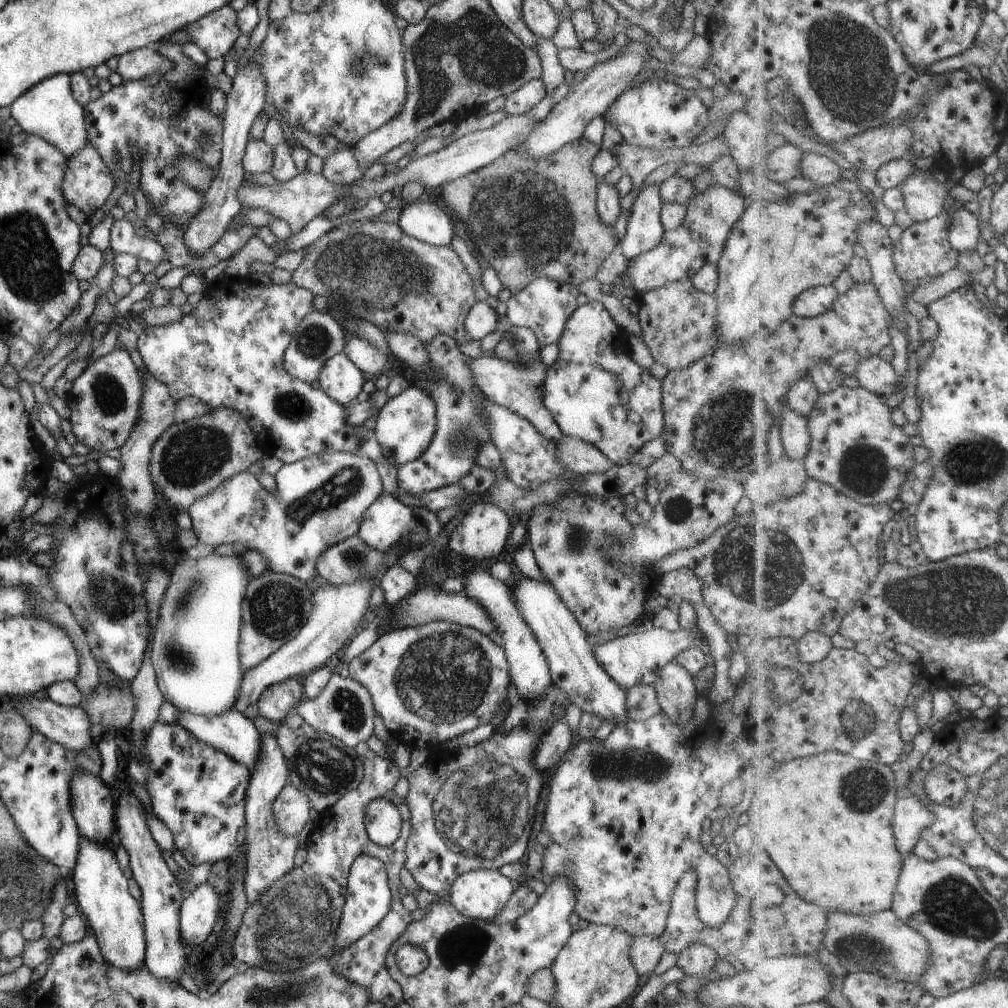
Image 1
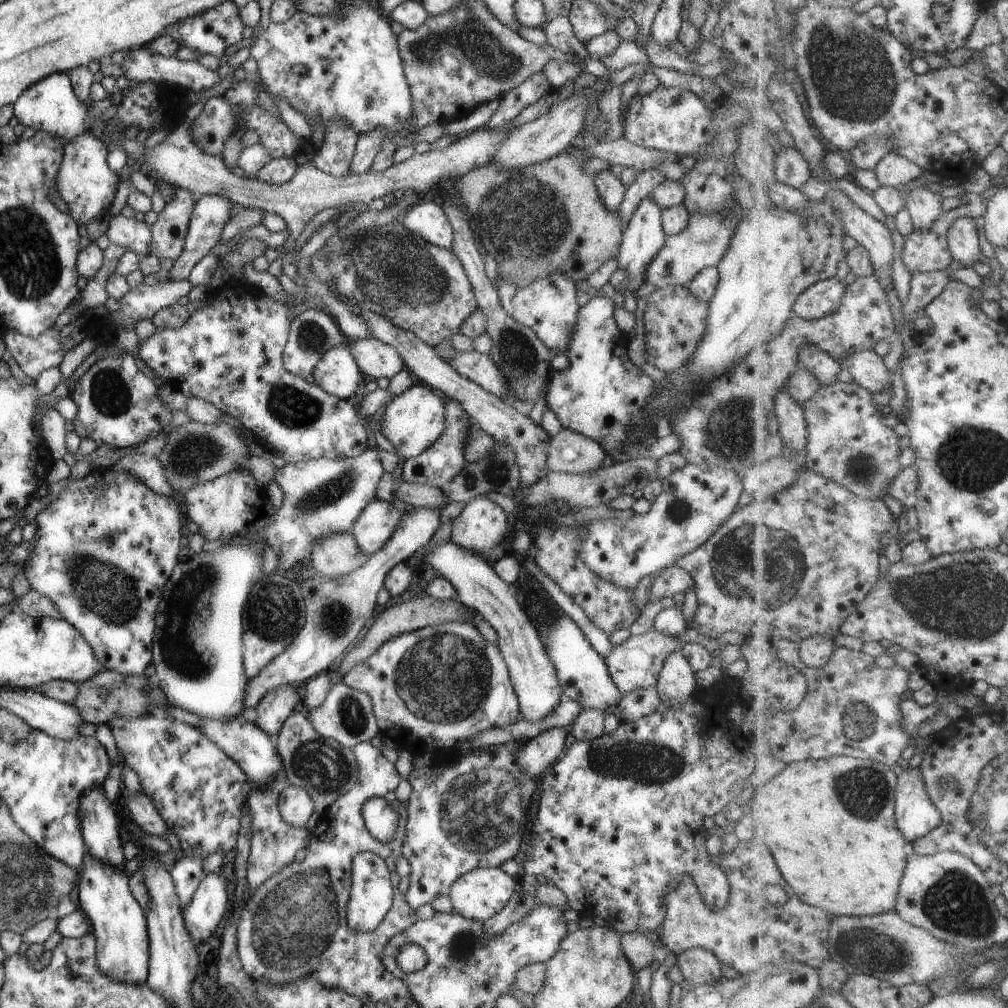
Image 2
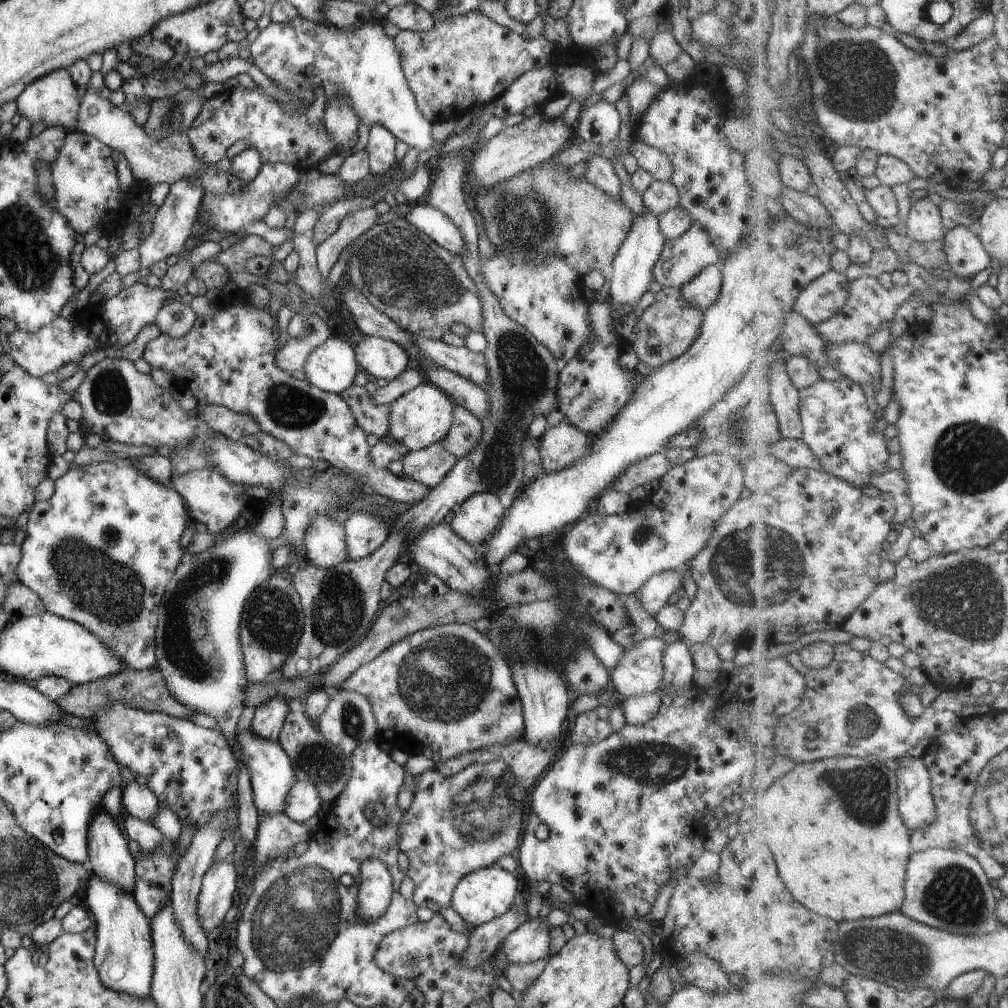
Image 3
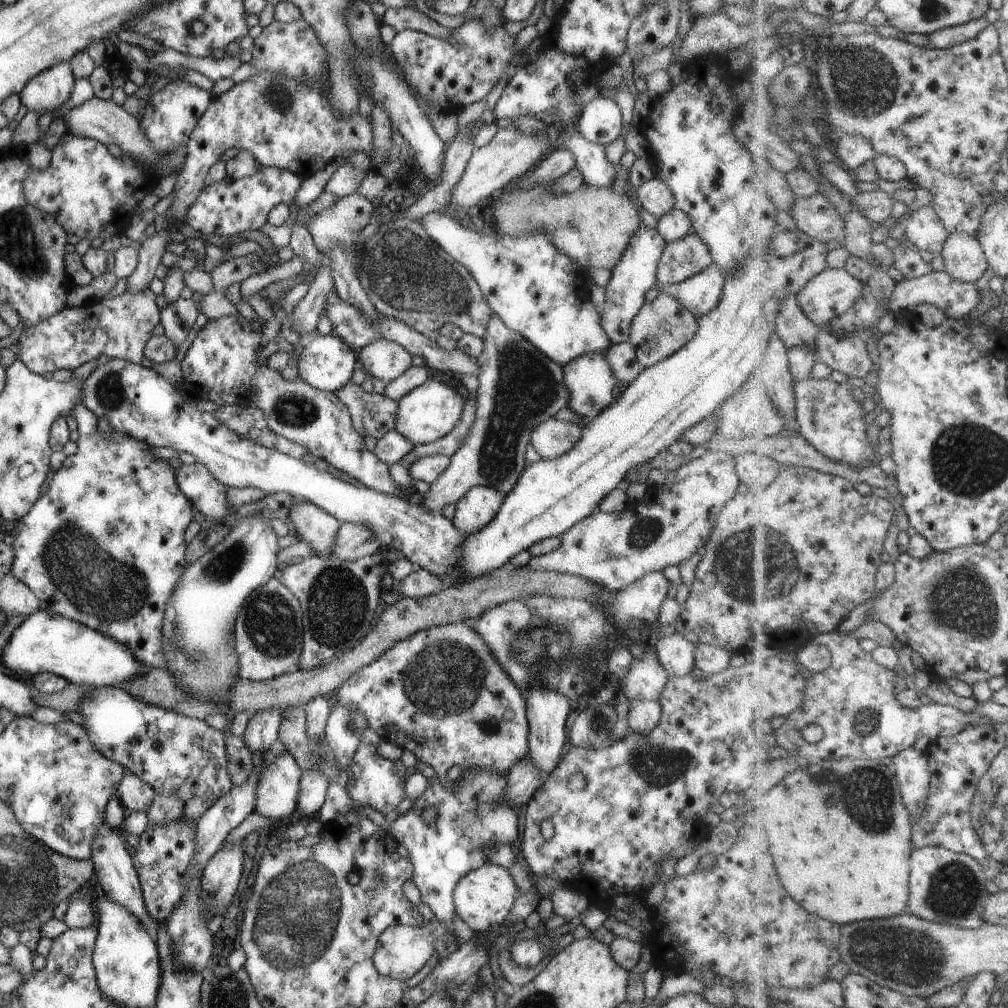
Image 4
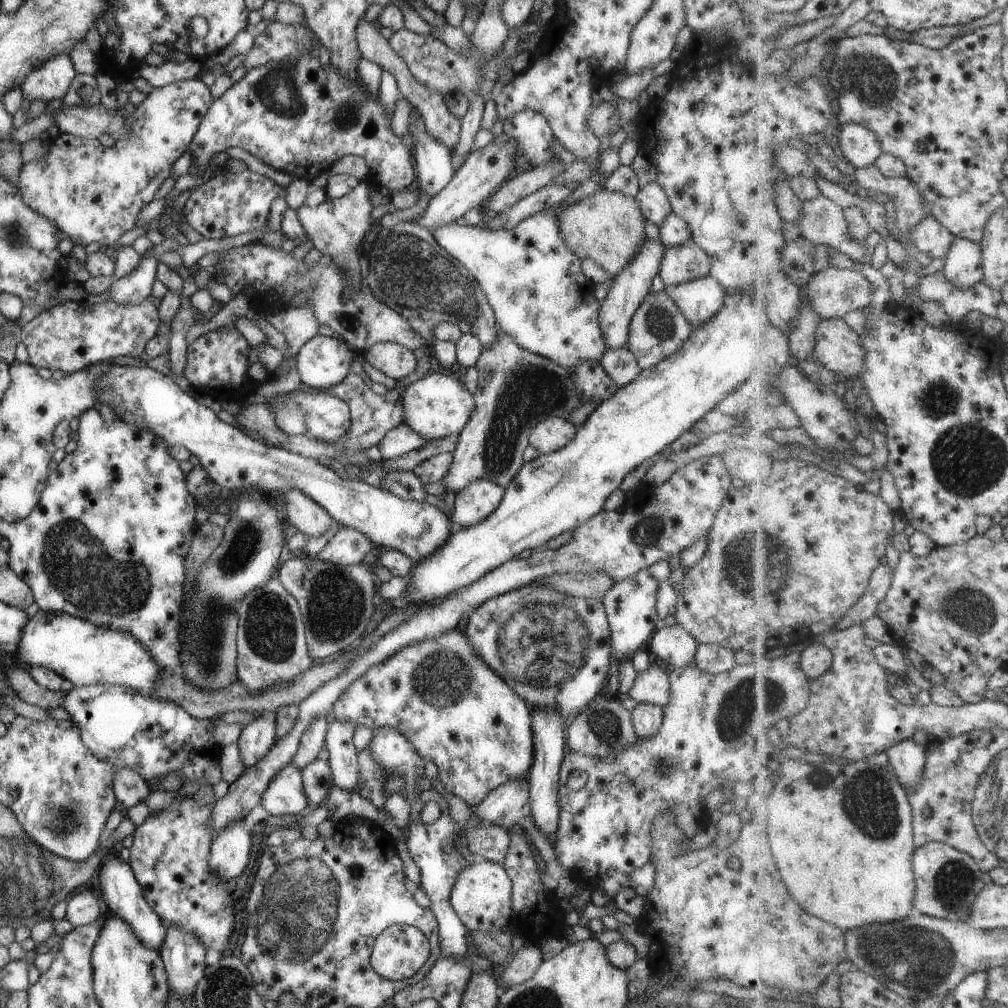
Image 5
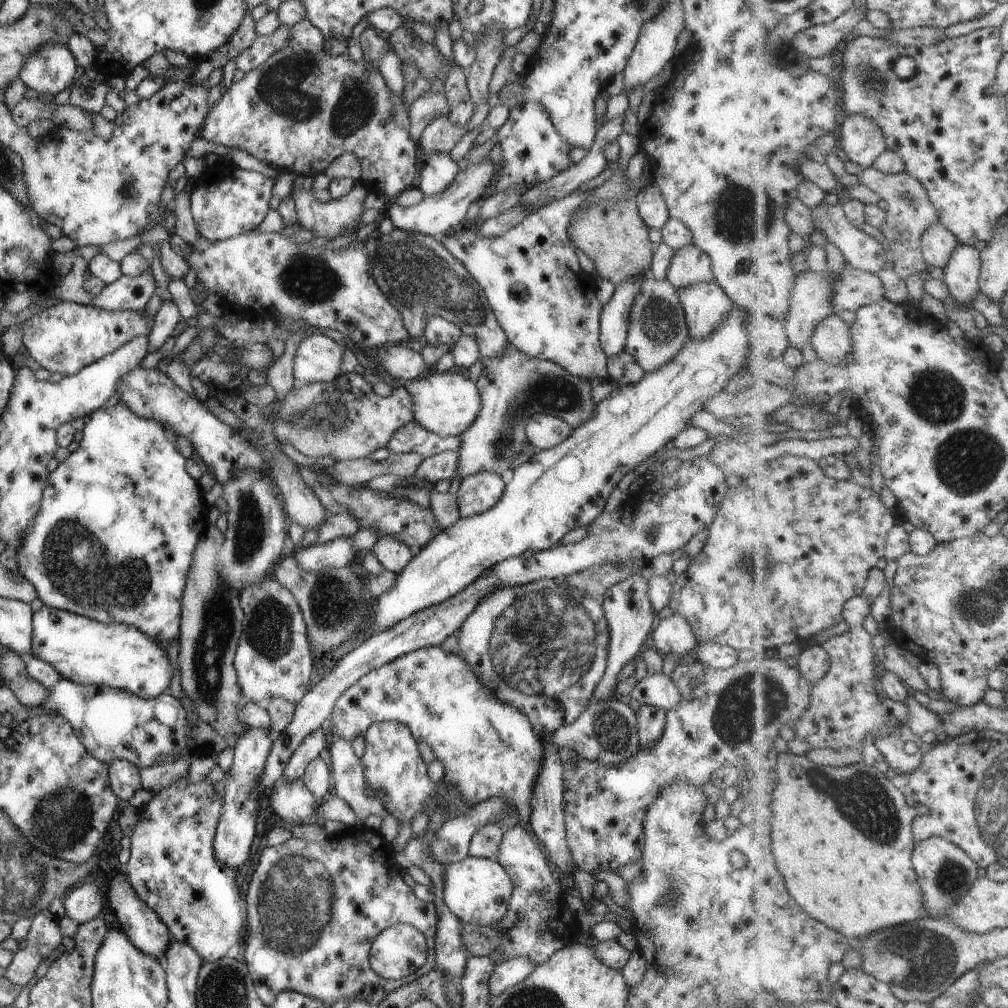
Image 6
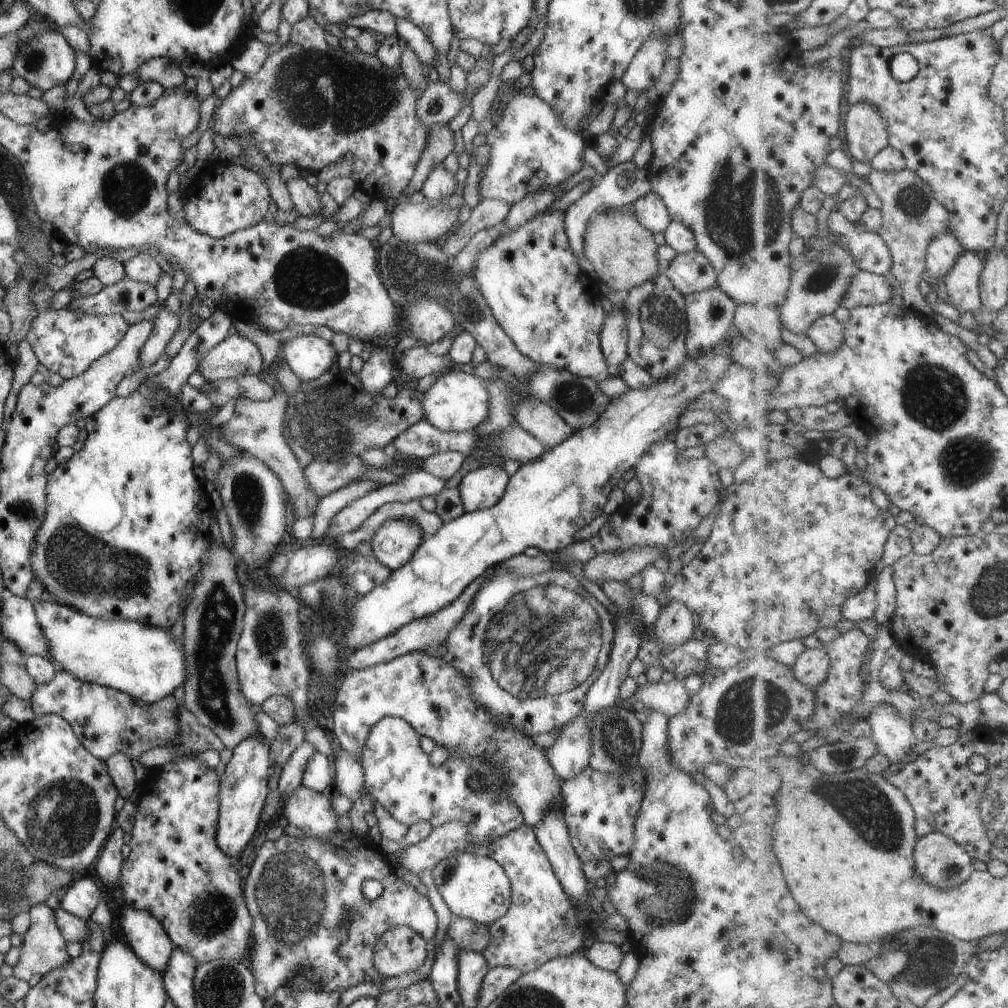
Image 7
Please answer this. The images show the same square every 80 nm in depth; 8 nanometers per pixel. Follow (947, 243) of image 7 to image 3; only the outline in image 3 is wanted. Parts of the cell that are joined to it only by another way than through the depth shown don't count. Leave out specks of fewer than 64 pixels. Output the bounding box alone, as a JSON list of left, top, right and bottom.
[906,198,946,243]

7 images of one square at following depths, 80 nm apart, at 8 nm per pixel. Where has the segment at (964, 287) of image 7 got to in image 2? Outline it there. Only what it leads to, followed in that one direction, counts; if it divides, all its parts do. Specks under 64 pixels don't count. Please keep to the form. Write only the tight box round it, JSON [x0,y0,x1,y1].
[948,217,981,267]

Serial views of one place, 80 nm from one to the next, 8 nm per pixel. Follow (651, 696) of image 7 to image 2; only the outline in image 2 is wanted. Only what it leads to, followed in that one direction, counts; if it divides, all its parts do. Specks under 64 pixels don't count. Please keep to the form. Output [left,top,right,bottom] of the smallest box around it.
[602,629,683,694]

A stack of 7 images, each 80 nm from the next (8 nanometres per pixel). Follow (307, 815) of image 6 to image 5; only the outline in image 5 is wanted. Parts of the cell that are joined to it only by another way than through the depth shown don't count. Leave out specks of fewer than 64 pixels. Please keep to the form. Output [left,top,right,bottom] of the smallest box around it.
[260,762,308,816]

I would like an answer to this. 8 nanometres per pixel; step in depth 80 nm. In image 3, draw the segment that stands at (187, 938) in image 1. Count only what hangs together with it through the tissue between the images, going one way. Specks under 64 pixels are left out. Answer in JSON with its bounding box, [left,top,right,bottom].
[195,858,235,935]

